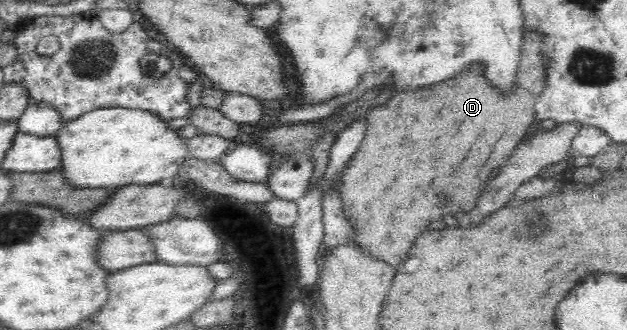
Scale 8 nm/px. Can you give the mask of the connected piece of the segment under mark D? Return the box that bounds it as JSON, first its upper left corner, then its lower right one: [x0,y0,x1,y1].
[337,24,550,265]

